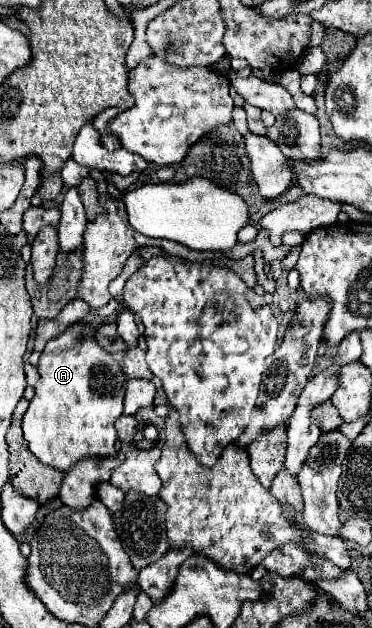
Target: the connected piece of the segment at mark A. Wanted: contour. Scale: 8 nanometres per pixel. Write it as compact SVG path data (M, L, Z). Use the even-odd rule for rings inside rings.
M79 322L69 326L63 334L49 340L45 350L41 352L39 360L39 382L35 384L35 396L23 416L23 438L27 440L29 450L51 468L57 468L61 472L67 472L83 458L103 458L103 456L115 456L115 420L123 414L123 392L125 392L125 376L117 360L105 352L97 340L91 328L85 330L85 336L81 340L81 326Z

